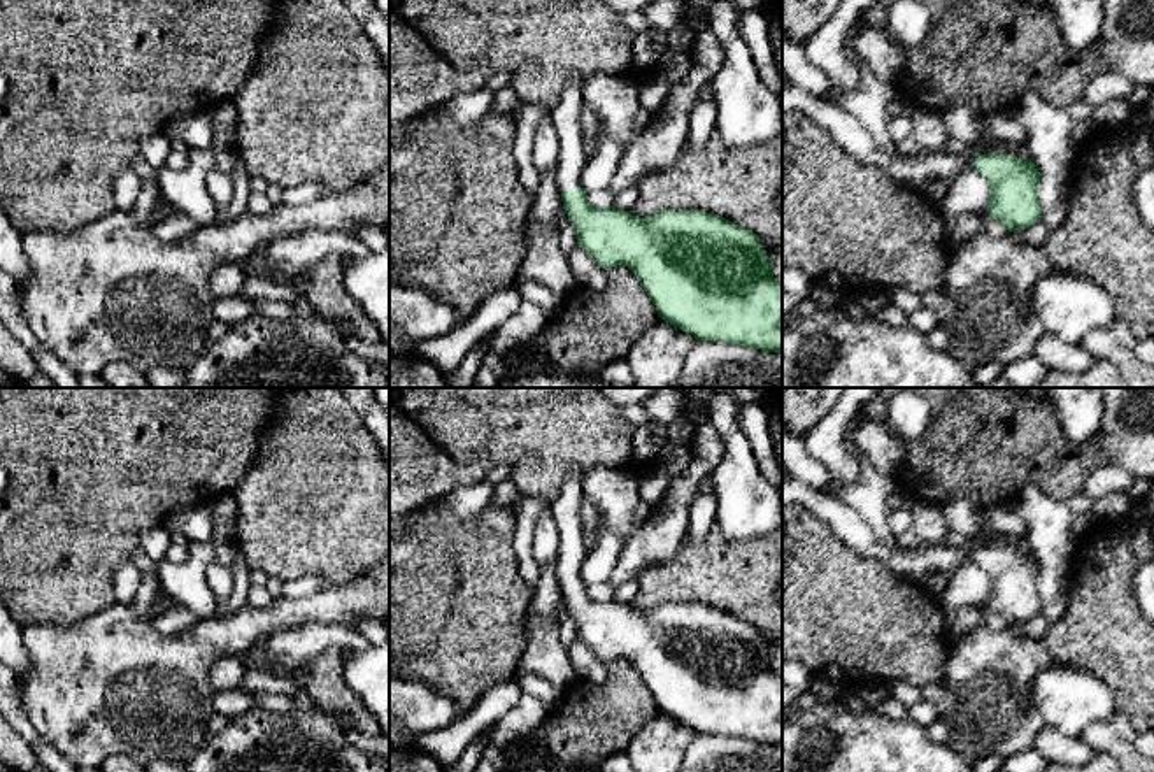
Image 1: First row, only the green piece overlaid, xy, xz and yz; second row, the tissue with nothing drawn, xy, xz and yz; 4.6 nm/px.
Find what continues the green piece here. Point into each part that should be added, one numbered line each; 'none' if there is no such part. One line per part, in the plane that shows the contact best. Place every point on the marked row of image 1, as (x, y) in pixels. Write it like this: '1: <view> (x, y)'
1: xz (565, 116)

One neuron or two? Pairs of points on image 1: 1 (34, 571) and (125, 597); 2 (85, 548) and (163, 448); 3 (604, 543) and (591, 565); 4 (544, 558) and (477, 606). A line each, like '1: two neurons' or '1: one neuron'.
1: two neurons
2: one neuron
3: one neuron
4: two neurons

